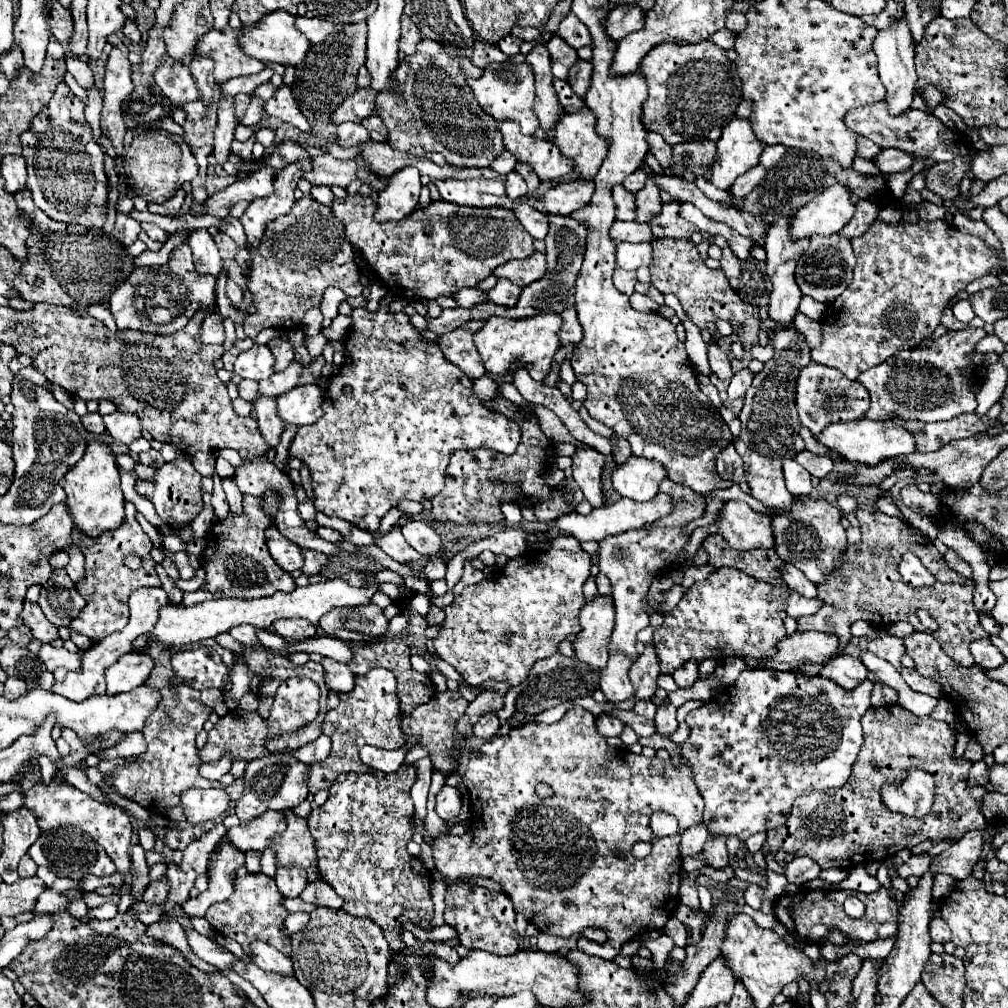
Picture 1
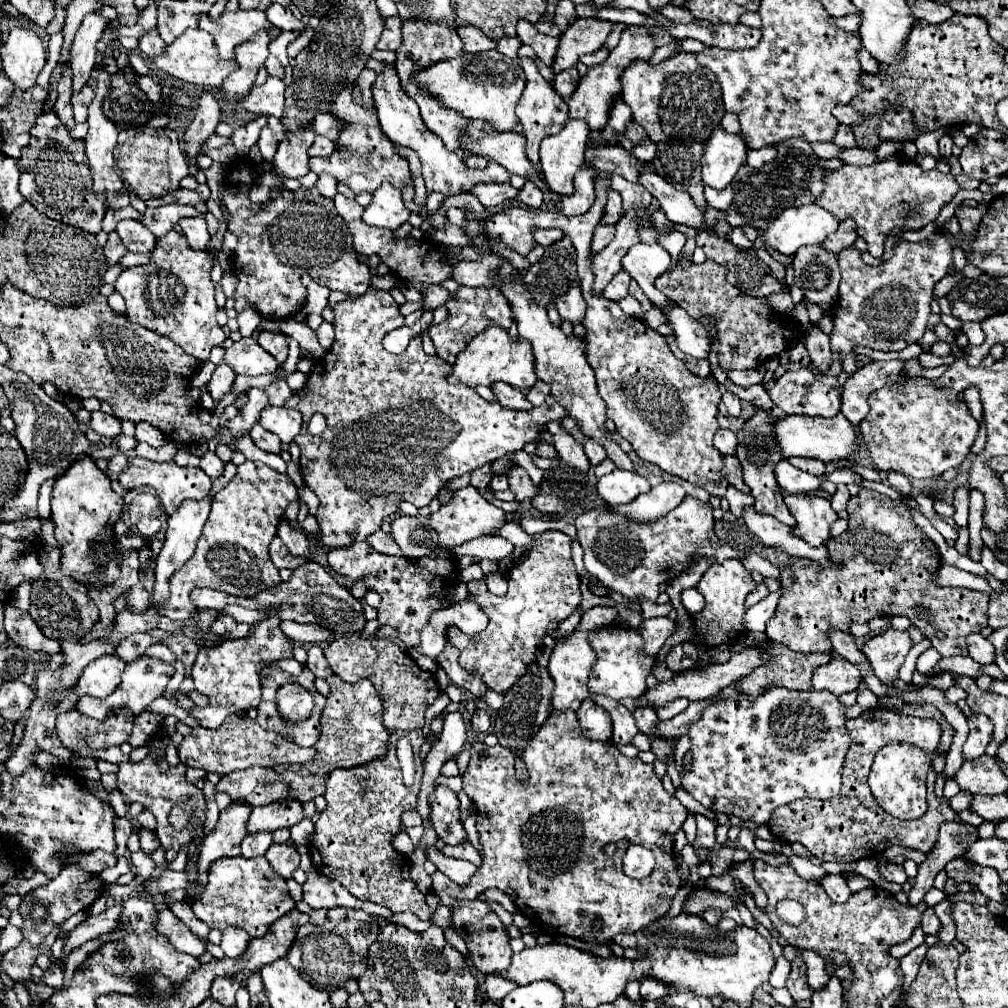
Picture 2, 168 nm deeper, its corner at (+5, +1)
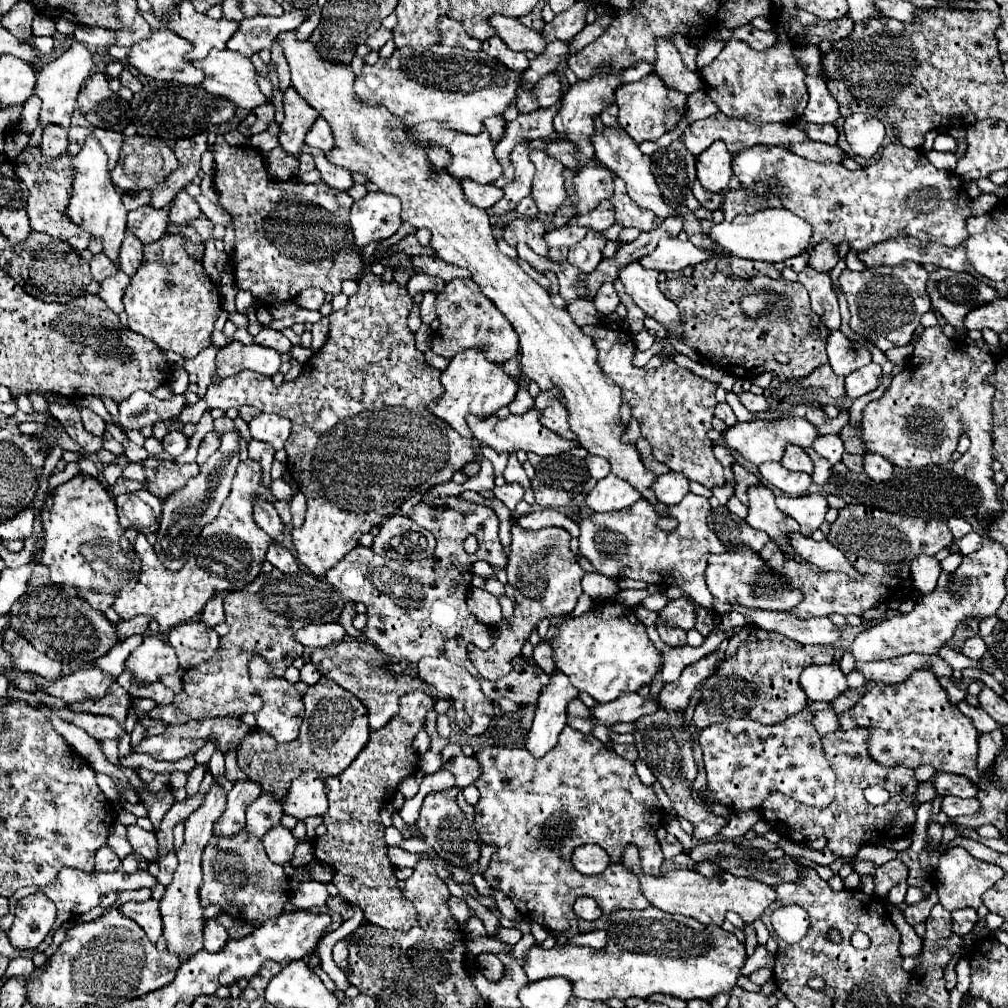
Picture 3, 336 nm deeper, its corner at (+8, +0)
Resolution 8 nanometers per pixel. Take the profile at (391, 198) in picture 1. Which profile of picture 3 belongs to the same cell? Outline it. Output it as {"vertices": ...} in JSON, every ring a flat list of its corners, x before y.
{"vertices":[[381,191,367,193,361,201,353,203,349,219,355,237,355,247,363,249,373,241,381,241,395,235,395,231,401,225,399,213,399,197]]}

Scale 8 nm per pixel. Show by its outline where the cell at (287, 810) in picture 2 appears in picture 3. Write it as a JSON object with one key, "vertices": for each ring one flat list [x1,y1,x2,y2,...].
{"vertices":[[305,771,301,777,297,777,287,791,287,795,281,799,281,807,285,815,291,815,295,819,307,819,311,815,325,815,327,811,327,797,325,797,325,785,317,777,315,771]]}

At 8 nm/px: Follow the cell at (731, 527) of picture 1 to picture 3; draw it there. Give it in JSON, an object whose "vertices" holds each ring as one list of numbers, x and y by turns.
{"vertices":[[789,533,789,545,793,547,793,553,803,557,803,561,819,567,821,571,841,571,847,573,849,577,859,579,859,573,851,569,851,563,847,557,833,547,829,541,813,541,811,537,803,537,801,533]]}

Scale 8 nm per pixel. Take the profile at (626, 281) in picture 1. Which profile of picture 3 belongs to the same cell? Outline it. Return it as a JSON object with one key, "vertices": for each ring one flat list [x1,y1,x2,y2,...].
{"vertices":[[603,283,595,295,595,307,601,315,609,315,615,311,615,307,619,305,619,295,613,287,613,283]]}

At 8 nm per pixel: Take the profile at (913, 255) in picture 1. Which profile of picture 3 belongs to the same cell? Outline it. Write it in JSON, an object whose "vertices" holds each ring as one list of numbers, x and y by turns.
{"vertices":[[907,261,899,265,883,265,863,271,843,269,841,273,841,289,847,297,851,319,849,327,877,345,881,351,907,345,921,323,921,317,931,311,931,301,927,297,927,281,929,273,921,263]]}

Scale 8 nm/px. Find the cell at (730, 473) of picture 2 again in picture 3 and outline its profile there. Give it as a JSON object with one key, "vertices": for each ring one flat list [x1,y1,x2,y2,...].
{"vertices":[[733,463,733,475,735,475,735,497,741,499,741,503,747,505,747,487,751,485,759,485,759,479,749,473,745,467,741,467,739,463]]}

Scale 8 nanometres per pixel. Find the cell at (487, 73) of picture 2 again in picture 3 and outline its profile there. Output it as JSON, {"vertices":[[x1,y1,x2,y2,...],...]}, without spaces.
{"vertices":[[401,47,395,49,389,61,377,61,373,67,365,65,363,73,355,79,355,93,365,103,385,105,391,113,399,117,407,117,413,125,421,121,447,121,453,129,463,133,477,135,485,131,485,119,503,115,511,101,515,99,515,91,519,87,519,73,505,67,501,61,489,57,485,51,467,51,463,47]]}

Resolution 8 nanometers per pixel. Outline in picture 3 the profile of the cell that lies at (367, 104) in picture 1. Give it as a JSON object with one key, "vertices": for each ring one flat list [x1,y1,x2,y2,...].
{"vertices":[[319,117,319,119,315,121,315,125,311,127,311,131,309,131,307,137,305,137,305,143,311,145,311,147,321,149,321,151,325,151,325,153,333,149,331,127,329,127,329,123,327,123,323,117]]}

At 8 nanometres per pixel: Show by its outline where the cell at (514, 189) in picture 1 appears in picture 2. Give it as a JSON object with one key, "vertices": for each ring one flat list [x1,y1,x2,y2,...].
{"vertices":[[474,184,474,188,470,190,482,206,490,208,490,206,500,206,508,200,514,200,518,190,512,188,512,184]]}

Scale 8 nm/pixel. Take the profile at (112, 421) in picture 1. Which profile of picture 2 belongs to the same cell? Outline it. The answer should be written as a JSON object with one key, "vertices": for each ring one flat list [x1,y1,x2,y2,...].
{"vertices":[[100,410,92,412,92,416,90,416,90,428,94,432,98,432,100,436,104,436,104,438,116,438,122,432,120,420,114,418,114,416,108,416,108,414,100,412]]}

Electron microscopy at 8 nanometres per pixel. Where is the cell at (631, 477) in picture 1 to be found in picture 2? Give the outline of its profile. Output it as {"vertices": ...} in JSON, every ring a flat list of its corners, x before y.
{"vertices":[[614,470,606,476,602,476,596,484,598,488,598,496,606,502,606,504,628,504,630,500,634,500,638,494,648,492,650,484,644,476,636,474,636,472,628,472,628,470]]}

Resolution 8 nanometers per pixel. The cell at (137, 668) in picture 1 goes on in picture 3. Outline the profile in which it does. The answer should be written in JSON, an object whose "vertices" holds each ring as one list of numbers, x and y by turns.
{"vertices":[[91,665,91,667,81,667,75,673,49,683,45,693,53,695,53,697,61,697,61,699,65,699,67,705,71,705,71,703,83,701,87,697,101,699,113,681,115,681,115,677,111,673,105,673,99,667]]}

